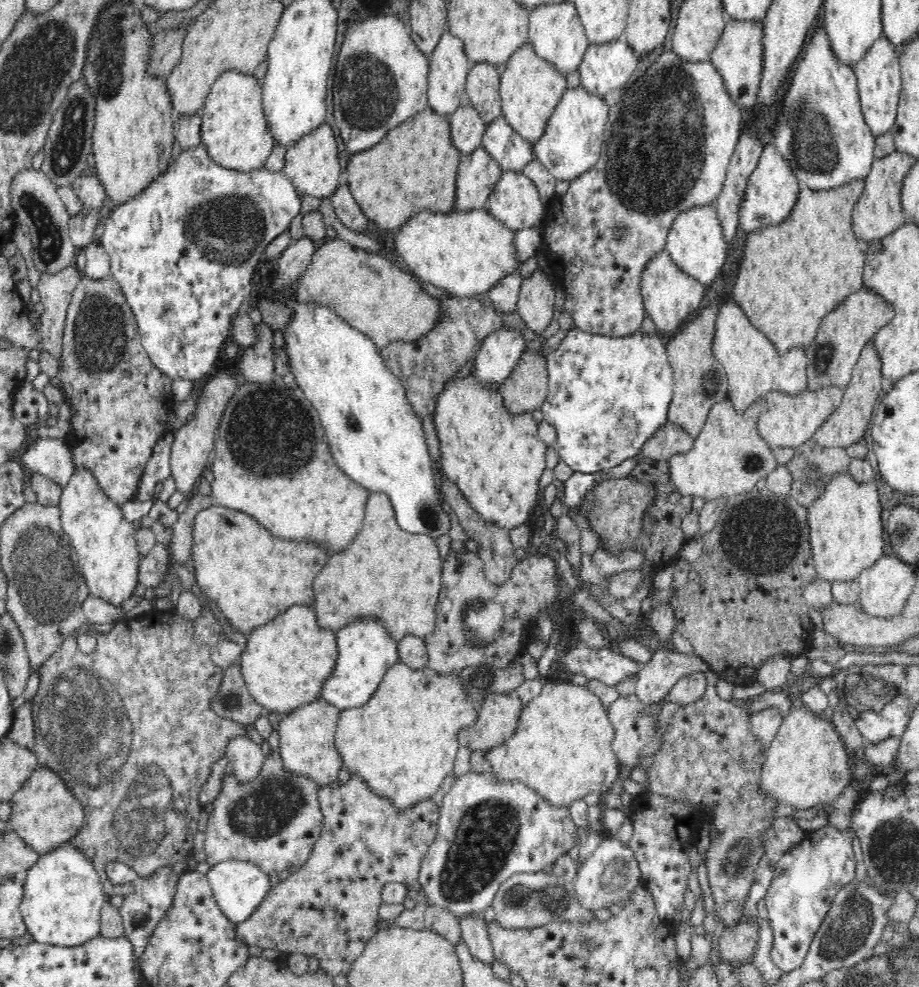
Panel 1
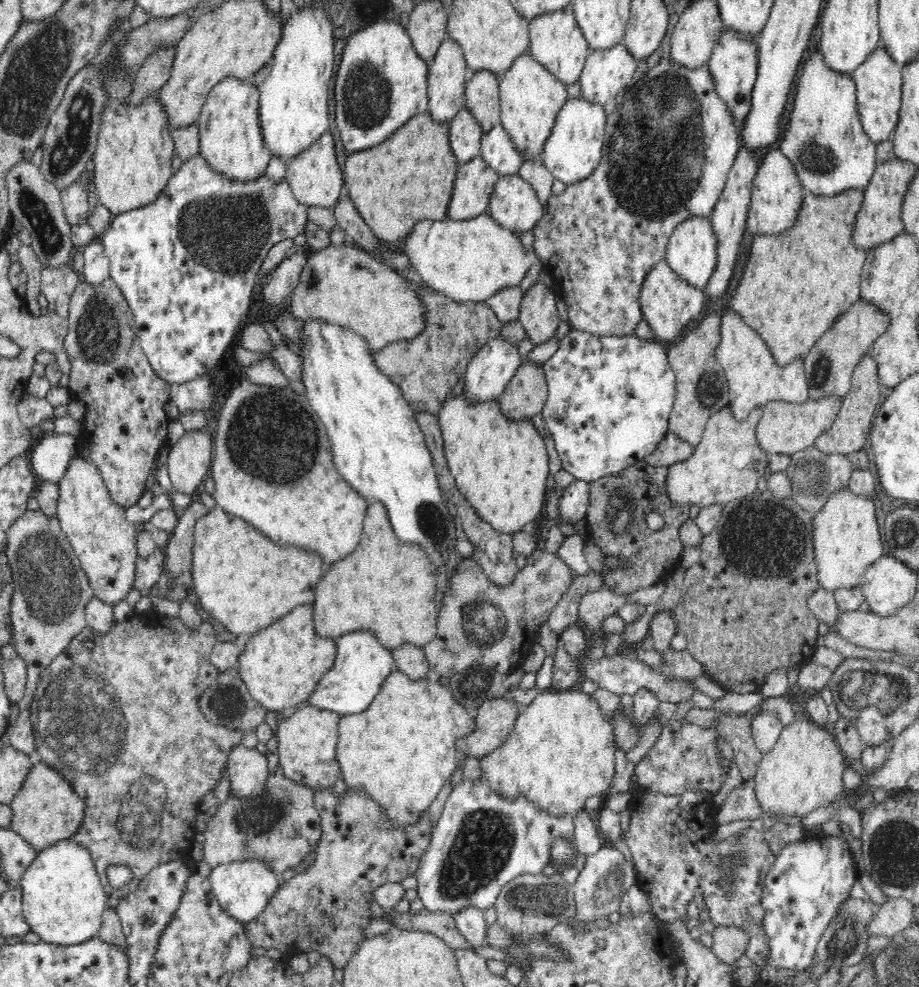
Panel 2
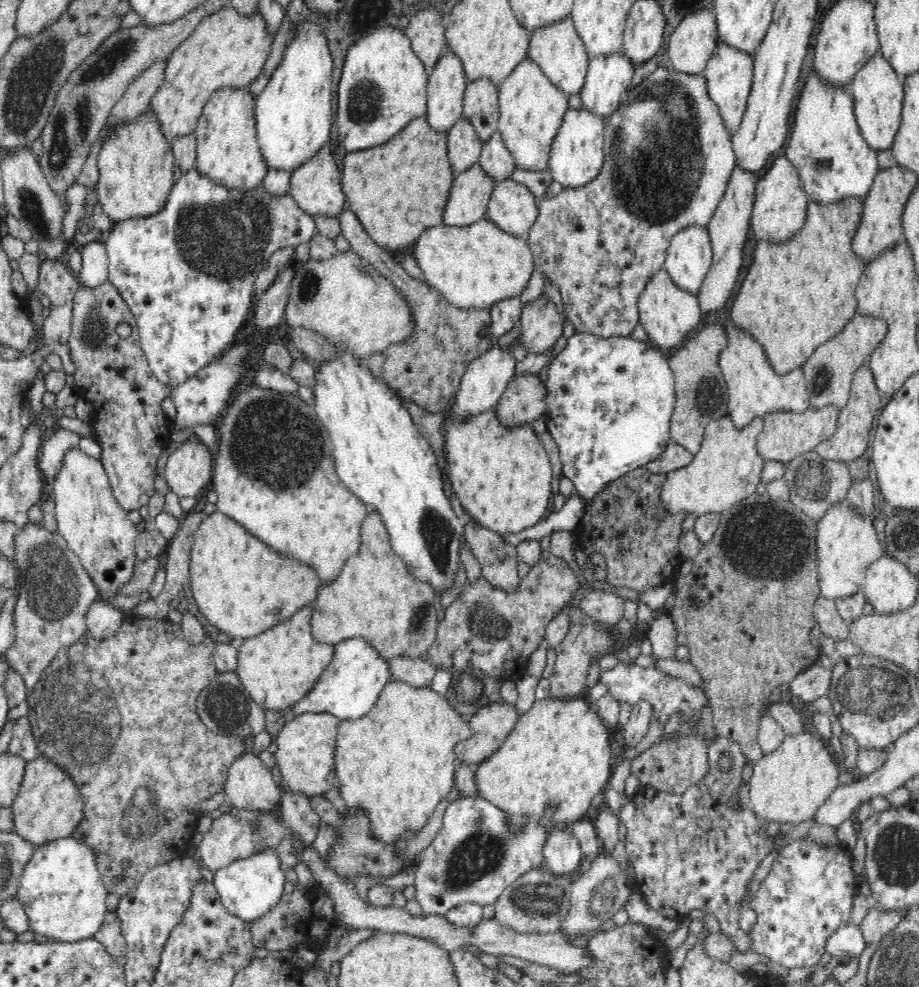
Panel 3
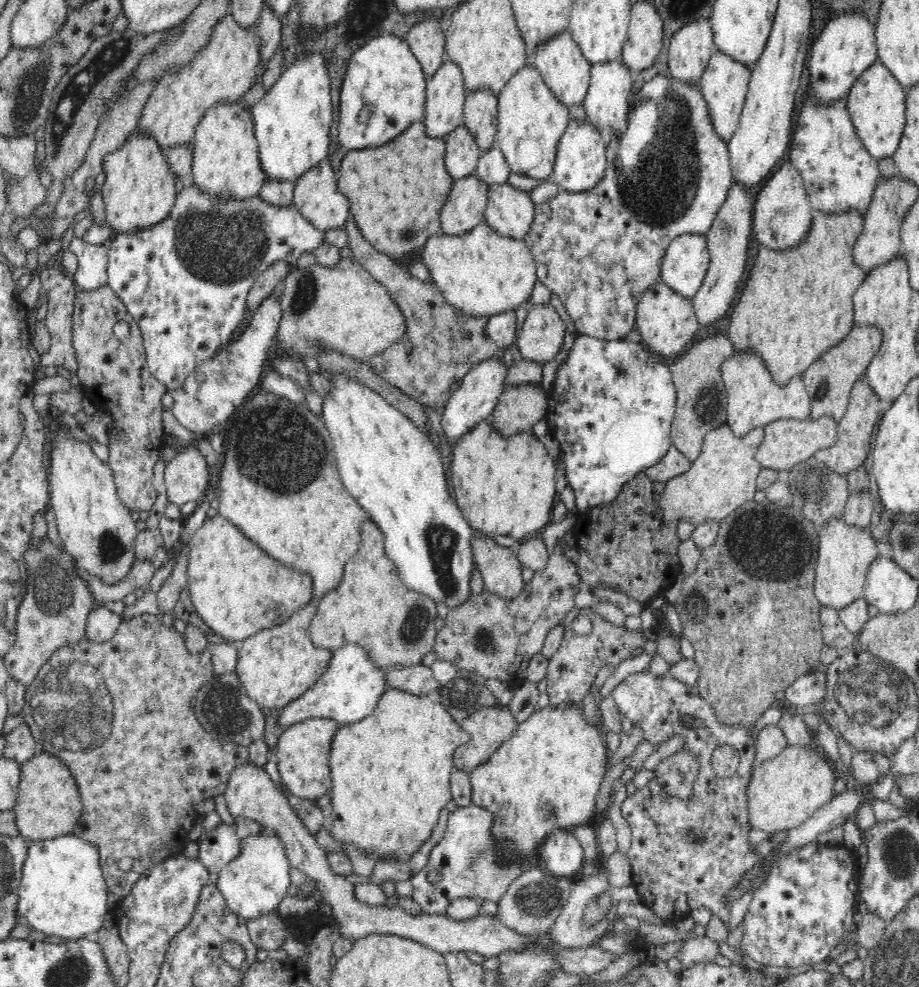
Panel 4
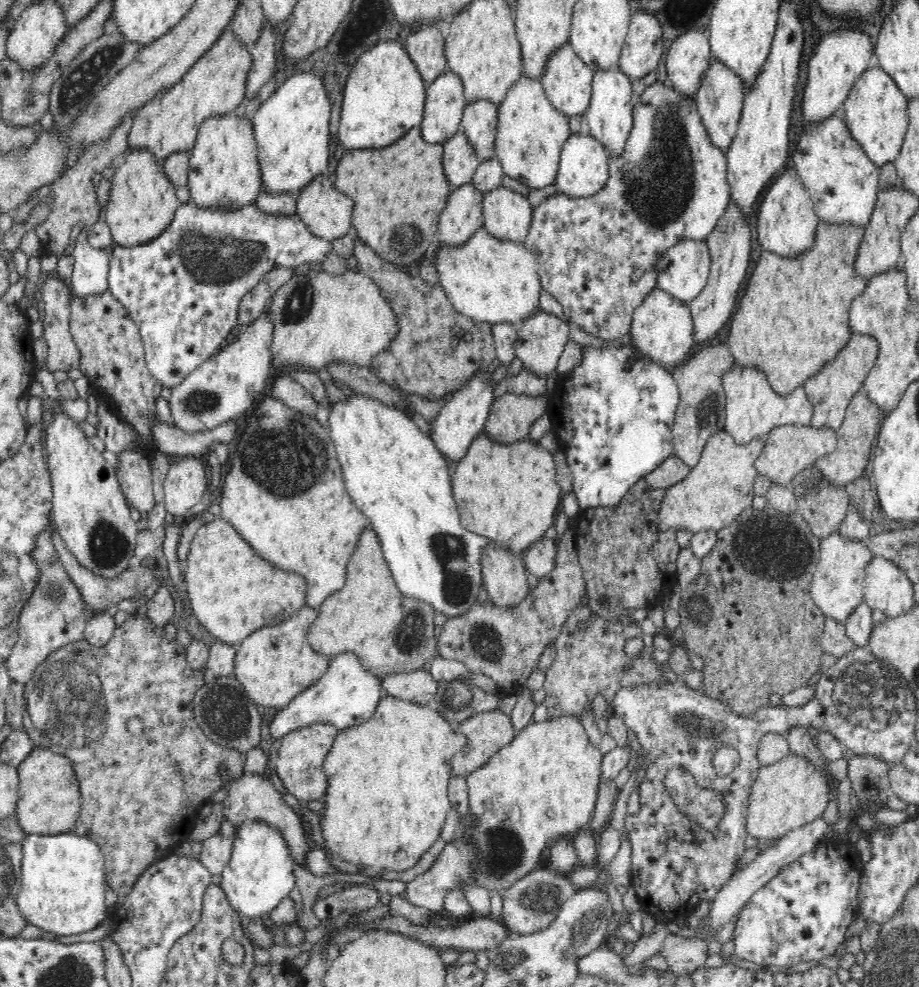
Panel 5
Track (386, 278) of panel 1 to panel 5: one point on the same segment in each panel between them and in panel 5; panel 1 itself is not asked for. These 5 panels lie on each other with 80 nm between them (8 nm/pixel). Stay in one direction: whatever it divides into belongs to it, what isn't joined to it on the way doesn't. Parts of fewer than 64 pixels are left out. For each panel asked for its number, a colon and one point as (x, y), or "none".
2: (344, 285)
3: (344, 299)
4: (344, 308)
5: (318, 318)

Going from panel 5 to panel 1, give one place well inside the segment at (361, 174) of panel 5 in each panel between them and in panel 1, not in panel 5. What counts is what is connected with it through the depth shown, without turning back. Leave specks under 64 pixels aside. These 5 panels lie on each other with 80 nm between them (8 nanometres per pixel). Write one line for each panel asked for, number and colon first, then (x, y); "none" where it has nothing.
1: (414, 168)
2: (410, 178)
3: (398, 190)
4: (396, 192)

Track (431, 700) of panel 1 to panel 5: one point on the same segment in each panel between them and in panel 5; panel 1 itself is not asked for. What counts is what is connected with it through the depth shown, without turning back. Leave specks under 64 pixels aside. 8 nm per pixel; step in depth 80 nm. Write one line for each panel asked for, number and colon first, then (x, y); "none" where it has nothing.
2: (400, 751)
3: (396, 763)
4: (391, 771)
5: (387, 798)

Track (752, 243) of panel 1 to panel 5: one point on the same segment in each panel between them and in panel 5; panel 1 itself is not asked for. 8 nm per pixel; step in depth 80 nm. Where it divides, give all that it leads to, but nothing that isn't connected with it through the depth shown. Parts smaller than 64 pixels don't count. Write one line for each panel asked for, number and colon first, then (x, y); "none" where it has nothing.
2: (795, 284)
3: (796, 296)
4: (797, 304)
5: (793, 318)

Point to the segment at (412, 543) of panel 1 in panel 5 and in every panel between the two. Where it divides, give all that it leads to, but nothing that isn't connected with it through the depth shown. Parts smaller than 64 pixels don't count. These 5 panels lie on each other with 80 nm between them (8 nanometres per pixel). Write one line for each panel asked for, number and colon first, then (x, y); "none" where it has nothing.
2: (391, 594)
3: (395, 613)
4: (395, 626)
5: (389, 632)

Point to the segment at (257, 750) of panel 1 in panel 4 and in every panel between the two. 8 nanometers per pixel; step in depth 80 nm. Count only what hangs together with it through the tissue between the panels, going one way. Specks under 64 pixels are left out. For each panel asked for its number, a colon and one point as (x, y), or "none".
2: (248, 771)
3: (250, 786)
4: (250, 792)

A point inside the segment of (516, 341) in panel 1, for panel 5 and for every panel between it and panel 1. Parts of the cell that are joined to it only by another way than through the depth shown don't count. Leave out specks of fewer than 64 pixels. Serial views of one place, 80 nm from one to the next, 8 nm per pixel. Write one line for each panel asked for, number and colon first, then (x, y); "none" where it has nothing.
2: (491, 368)
3: (486, 377)
4: (475, 399)
5: (461, 419)

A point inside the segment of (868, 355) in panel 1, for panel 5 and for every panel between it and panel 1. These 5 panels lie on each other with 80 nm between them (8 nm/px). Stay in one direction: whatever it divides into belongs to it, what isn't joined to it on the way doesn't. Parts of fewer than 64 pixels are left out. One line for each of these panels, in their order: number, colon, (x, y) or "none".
2: (849, 432)
3: (850, 441)
4: (852, 447)
5: (862, 419)

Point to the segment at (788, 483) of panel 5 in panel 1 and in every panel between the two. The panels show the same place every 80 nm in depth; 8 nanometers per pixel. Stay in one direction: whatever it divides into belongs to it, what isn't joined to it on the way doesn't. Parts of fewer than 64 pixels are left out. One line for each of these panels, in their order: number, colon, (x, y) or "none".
1: (788, 420)
2: (785, 428)
3: (785, 435)
4: (787, 441)

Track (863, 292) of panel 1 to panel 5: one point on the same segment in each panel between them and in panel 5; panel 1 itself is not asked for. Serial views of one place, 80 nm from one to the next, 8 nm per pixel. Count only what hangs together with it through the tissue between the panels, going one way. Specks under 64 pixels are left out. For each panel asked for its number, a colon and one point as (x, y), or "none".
2: (829, 366)
3: (829, 372)
4: (829, 380)
5: (830, 391)

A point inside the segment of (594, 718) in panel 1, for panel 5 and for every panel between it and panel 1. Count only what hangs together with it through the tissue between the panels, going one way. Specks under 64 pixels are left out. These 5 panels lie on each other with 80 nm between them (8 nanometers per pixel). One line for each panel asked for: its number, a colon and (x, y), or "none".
2: (560, 752)
3: (557, 757)
4: (546, 776)
5: (543, 785)

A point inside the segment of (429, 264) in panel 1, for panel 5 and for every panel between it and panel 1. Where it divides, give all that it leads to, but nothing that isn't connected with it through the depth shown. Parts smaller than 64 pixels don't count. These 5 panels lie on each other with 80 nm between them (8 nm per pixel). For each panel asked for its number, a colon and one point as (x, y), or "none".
2: (469, 261)
3: (476, 266)
4: (481, 273)
5: (490, 280)

